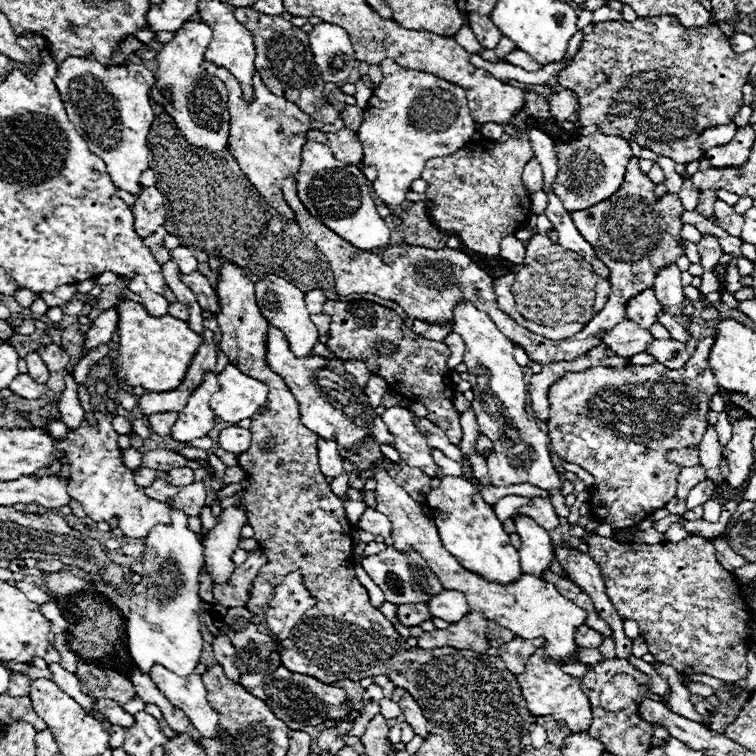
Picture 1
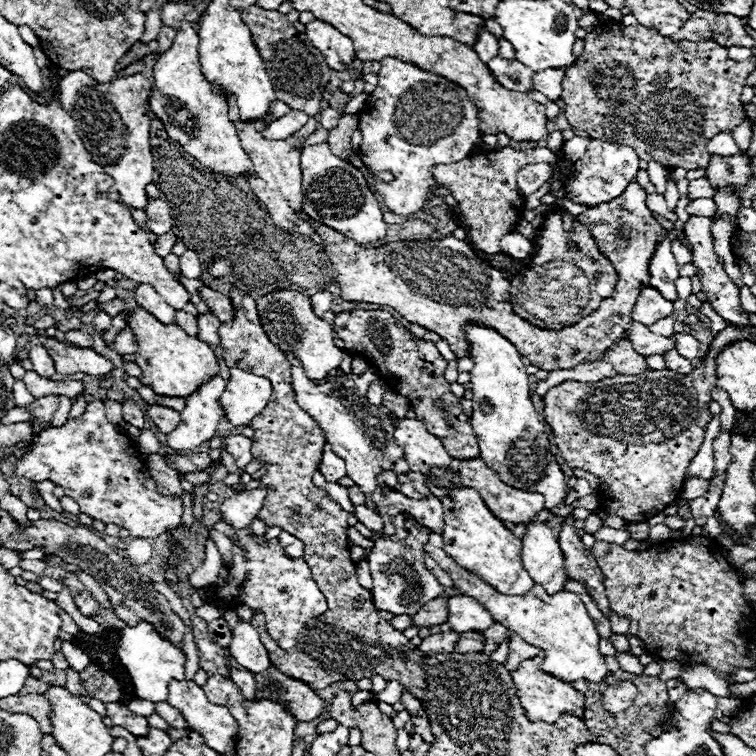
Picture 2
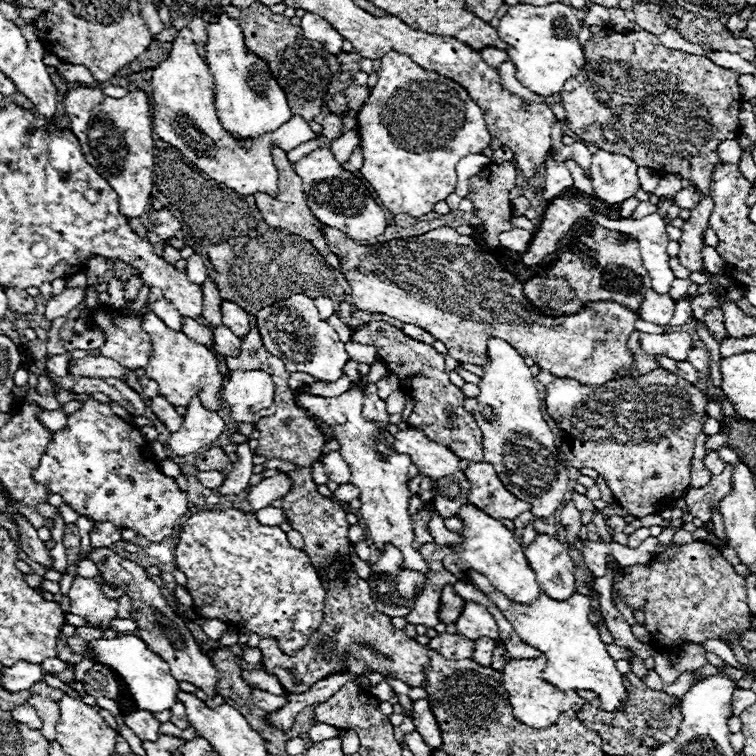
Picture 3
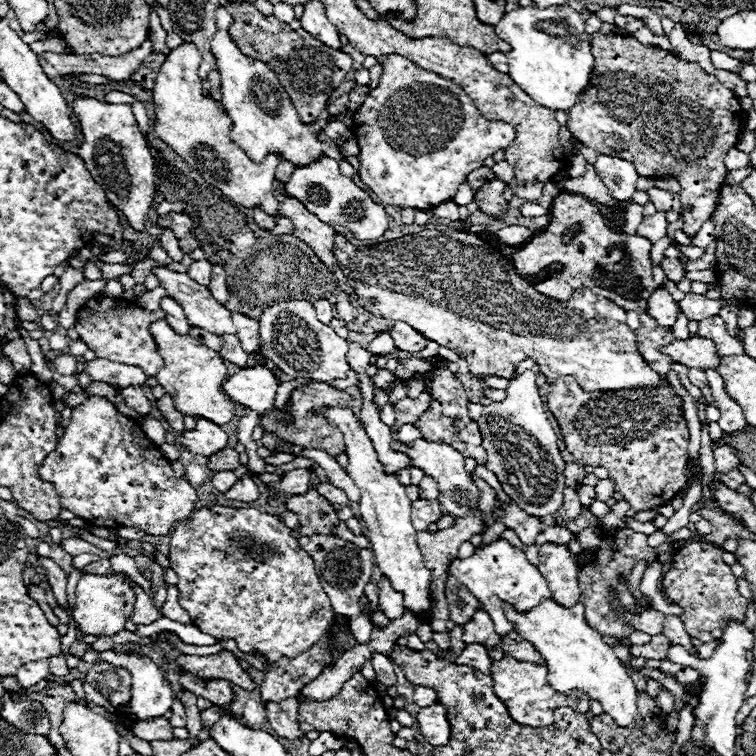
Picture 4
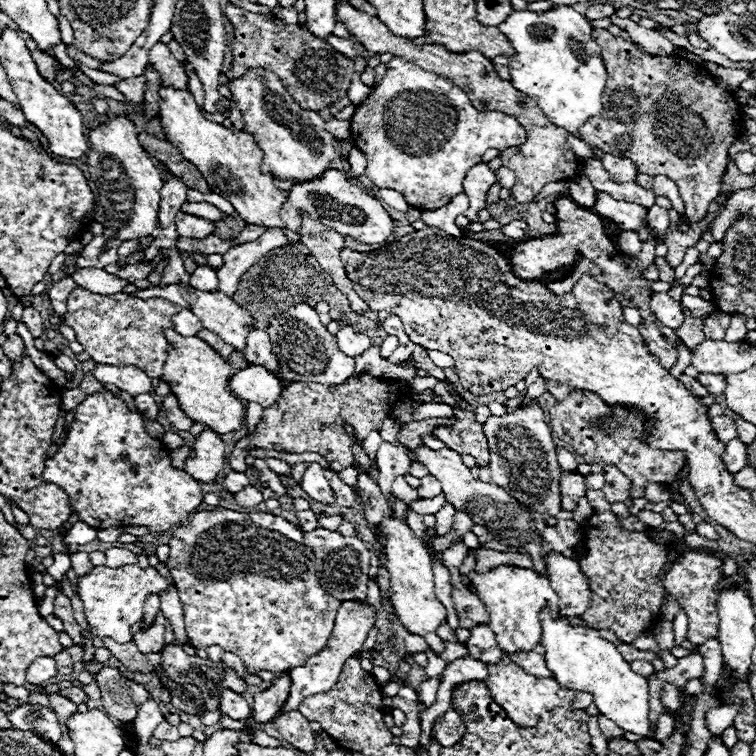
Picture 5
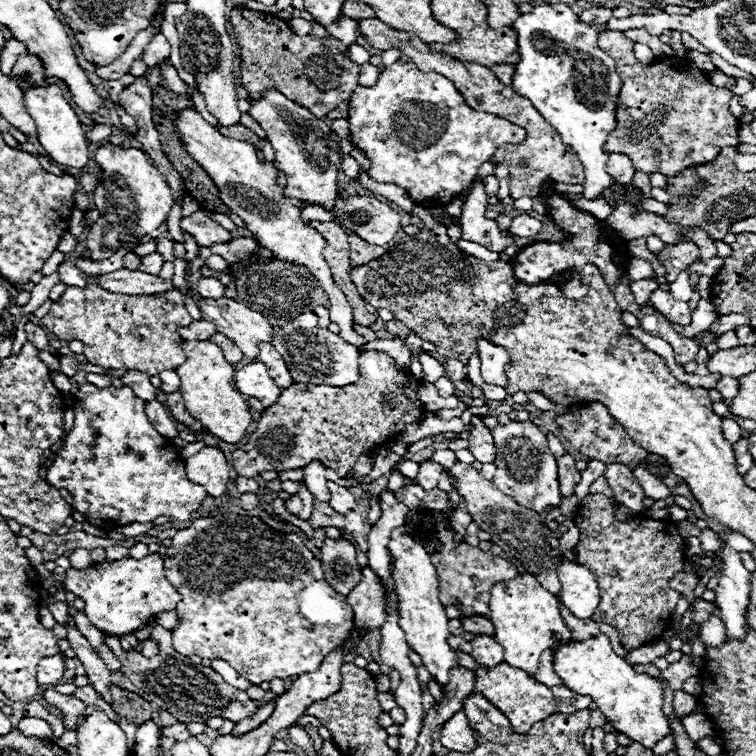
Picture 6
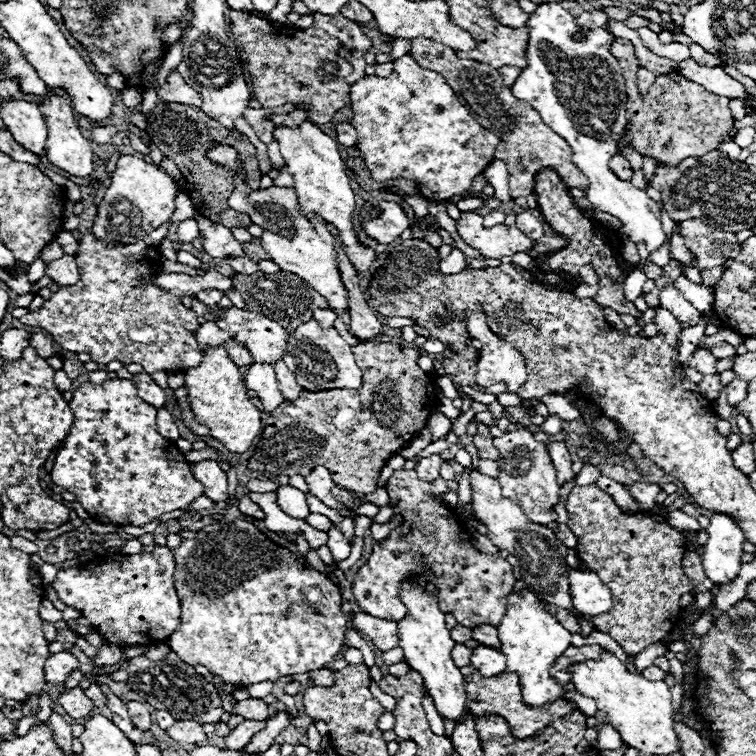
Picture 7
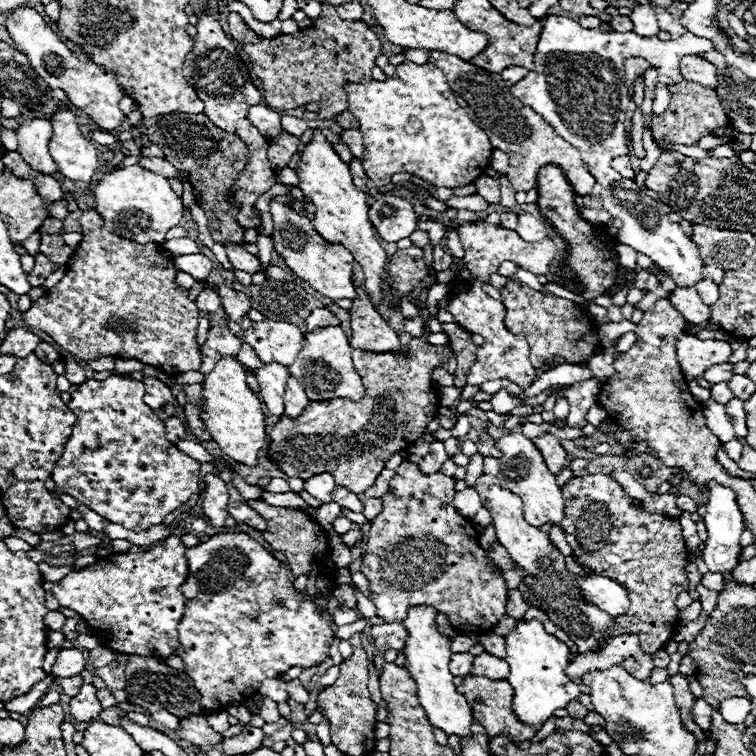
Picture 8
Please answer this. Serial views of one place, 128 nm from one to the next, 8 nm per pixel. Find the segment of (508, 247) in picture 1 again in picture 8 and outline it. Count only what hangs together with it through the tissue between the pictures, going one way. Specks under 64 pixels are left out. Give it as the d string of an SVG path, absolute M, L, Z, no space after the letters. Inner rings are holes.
M524 212L518 216L516 232L528 242L540 242L542 238L546 238L546 222L544 222L544 218L536 218L536 216Z

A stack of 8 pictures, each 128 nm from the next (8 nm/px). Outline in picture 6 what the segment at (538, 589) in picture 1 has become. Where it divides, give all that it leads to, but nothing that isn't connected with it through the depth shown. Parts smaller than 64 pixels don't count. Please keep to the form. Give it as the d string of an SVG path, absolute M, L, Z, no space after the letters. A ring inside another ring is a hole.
M598 634L582 642L560 642L560 636L556 636L552 650L554 670L564 680L564 686L582 696L592 696L598 704L598 710L604 712L604 716L616 726L618 732L646 748L654 748L654 744L670 732L662 714L662 684L648 674L636 674L632 666L612 650L608 636Z

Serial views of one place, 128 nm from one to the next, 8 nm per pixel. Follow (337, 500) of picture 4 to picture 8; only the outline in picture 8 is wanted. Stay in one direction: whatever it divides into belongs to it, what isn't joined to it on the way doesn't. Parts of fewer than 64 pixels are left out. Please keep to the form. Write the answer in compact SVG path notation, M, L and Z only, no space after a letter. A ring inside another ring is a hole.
M322 472L322 474L316 474L312 478L306 480L306 486L304 490L310 492L316 500L320 500L322 504L330 504L332 502L332 492L334 492L336 484L334 484L334 476L328 474L328 472Z

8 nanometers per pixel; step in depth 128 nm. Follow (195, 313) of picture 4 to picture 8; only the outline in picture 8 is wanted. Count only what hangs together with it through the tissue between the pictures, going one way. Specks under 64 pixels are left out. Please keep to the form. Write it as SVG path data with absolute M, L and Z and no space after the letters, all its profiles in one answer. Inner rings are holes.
M274 320L252 322L250 330L242 330L242 342L252 344L264 364L278 362L290 366L300 352L302 336L304 334L294 324Z

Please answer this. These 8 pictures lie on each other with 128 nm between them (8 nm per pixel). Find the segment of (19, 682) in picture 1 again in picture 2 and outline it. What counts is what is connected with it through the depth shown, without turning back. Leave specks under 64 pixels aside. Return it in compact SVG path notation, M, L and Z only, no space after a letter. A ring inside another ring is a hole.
M28 676L28 680L24 682L24 688L18 692L20 696L22 694L44 694L44 690L48 688L48 684L46 682L42 682L42 680L38 680L38 678L32 678L32 676Z

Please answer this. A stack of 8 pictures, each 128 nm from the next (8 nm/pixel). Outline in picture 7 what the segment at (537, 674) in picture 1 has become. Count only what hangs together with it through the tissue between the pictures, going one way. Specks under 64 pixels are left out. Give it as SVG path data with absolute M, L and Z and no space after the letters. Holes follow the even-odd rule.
M474 672L470 676L466 676L466 696L468 696L468 708L470 708L470 714L474 716L480 716L480 714L500 714L508 720L510 724L510 732L512 736L516 738L526 738L526 736L532 736L534 732L538 732L540 728L544 728L546 724L550 724L552 720L556 718L562 718L570 712L574 712L578 706L566 698L560 698L560 700L554 700L552 704L548 706L540 706L540 708L530 708L528 704L524 704L522 700L522 686L520 686L520 678L516 676L516 672L502 672L498 676L492 676L492 678L484 678L480 676L480 672Z

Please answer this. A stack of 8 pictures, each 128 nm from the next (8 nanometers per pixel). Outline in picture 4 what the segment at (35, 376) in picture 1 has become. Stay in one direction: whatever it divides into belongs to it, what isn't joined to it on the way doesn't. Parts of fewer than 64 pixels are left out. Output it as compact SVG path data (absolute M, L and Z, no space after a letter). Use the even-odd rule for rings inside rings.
M60 354L60 356L56 356L54 360L52 360L52 370L56 370L58 374L62 374L62 376L72 376L72 374L76 374L76 358L74 356L70 356L70 354Z

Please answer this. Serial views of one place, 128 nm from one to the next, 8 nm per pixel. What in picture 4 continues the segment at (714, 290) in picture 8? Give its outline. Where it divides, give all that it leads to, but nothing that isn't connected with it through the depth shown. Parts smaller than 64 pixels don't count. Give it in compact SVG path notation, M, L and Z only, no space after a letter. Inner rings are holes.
M686 294L684 300L678 302L682 314L688 318L688 320L696 320L700 322L702 318L708 318L712 314L718 314L720 312L720 302L718 300L710 300L710 298L704 298L700 294Z

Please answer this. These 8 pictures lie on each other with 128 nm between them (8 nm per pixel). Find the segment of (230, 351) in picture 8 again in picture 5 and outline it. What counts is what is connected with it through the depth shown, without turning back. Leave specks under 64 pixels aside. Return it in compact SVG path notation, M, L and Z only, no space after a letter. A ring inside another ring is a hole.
M182 308L174 318L172 318L172 324L174 324L174 330L180 332L182 336L196 336L198 330L202 330L202 324L200 320L186 308Z

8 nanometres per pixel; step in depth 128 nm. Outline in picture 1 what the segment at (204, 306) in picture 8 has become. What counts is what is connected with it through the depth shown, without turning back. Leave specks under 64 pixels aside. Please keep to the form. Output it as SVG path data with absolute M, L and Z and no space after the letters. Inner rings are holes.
M178 246L178 248L170 250L170 256L172 256L172 260L176 260L178 270L182 274L190 274L198 268L198 260L192 256L192 252L186 246Z

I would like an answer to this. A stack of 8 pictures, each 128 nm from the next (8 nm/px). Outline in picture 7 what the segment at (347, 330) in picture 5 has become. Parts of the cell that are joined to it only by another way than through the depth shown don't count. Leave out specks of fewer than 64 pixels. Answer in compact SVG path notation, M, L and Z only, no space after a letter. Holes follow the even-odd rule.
M212 144L206 152L206 156L216 162L226 166L228 170L234 172L236 178L236 188L232 192L232 196L228 198L228 206L234 208L236 212L244 212L250 216L252 224L258 224L264 232L260 238L260 244L264 246L264 250L270 254L270 258L286 272L292 272L296 276L300 276L302 280L306 280L312 288L316 288L316 292L320 292L330 308L340 308L340 310L348 310L348 296L346 296L346 288L342 286L340 280L340 272L336 266L336 252L334 252L334 236L330 234L326 228L326 222L321 217L316 216L309 220L300 210L298 210L298 200L296 200L296 192L294 188L284 188L284 186L270 186L270 188L258 188L252 190L246 184L244 178L244 168L242 168L242 160L238 156L236 148L228 148L224 144Z

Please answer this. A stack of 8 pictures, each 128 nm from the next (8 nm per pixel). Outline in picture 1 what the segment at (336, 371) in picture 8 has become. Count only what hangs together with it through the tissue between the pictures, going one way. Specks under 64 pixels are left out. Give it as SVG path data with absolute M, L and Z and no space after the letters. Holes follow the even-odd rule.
M270 274L256 282L256 302L258 302L260 312L266 316L266 320L284 332L284 338L286 338L290 350L294 352L294 356L312 354L312 346L318 340L318 328L310 320L310 314L308 314L306 302L304 302L304 292L298 286L294 286L292 282L280 278L280 276Z

